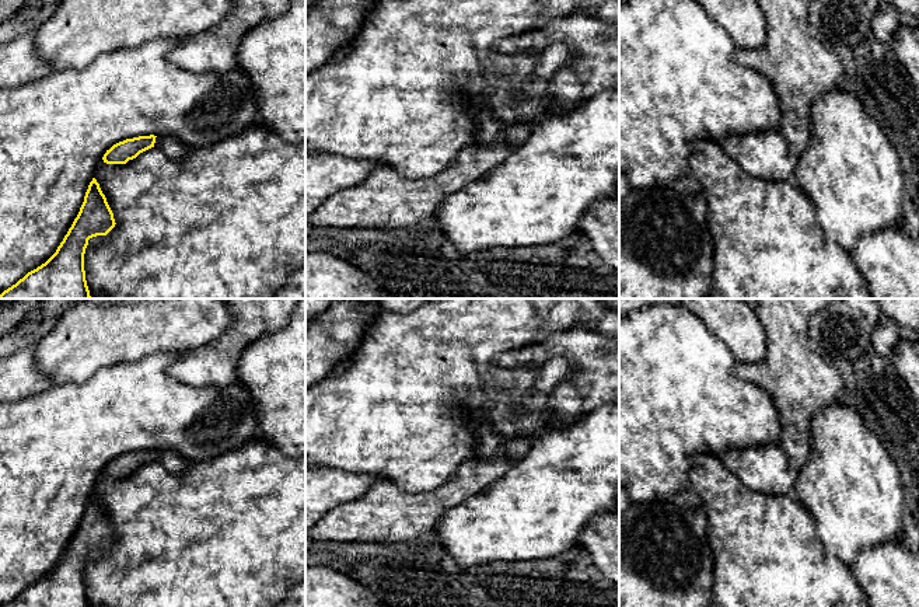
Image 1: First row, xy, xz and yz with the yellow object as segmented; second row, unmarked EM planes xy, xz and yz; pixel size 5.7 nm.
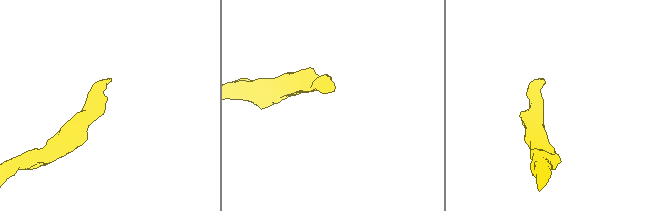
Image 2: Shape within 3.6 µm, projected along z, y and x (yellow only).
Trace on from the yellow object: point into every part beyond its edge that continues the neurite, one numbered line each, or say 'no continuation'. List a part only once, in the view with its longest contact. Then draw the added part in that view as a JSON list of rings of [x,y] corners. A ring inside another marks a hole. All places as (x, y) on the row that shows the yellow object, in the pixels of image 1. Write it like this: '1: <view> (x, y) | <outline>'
1: xy (171, 147) | [[[157,136],[154,147],[163,151],[170,160],[178,163],[184,161],[192,150],[189,146],[170,136]]]

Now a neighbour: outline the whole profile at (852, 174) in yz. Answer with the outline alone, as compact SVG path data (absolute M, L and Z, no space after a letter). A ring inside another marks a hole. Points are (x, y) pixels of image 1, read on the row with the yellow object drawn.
M841 87L818 97L811 107L811 123L813 135L808 147L797 160L793 181L814 205L824 236L852 251L863 234L901 226L902 163L859 98Z

